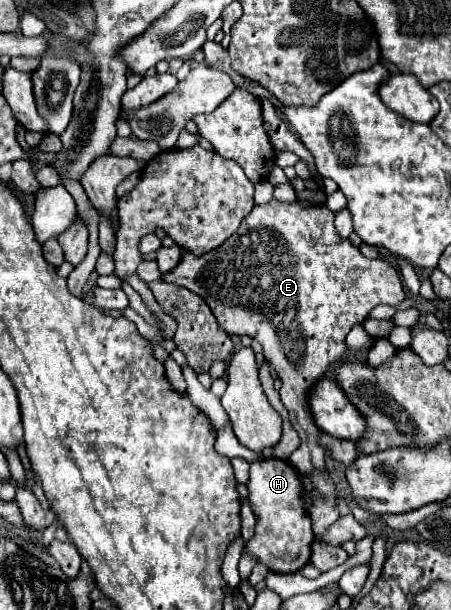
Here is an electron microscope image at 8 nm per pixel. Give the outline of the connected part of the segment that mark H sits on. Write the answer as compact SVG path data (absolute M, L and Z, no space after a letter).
M257 459L251 463L247 483L249 503L255 513L255 533L245 543L245 553L259 565L279 575L301 571L309 563L311 543L315 541L307 507L303 505L303 483L299 471L285 459Z

